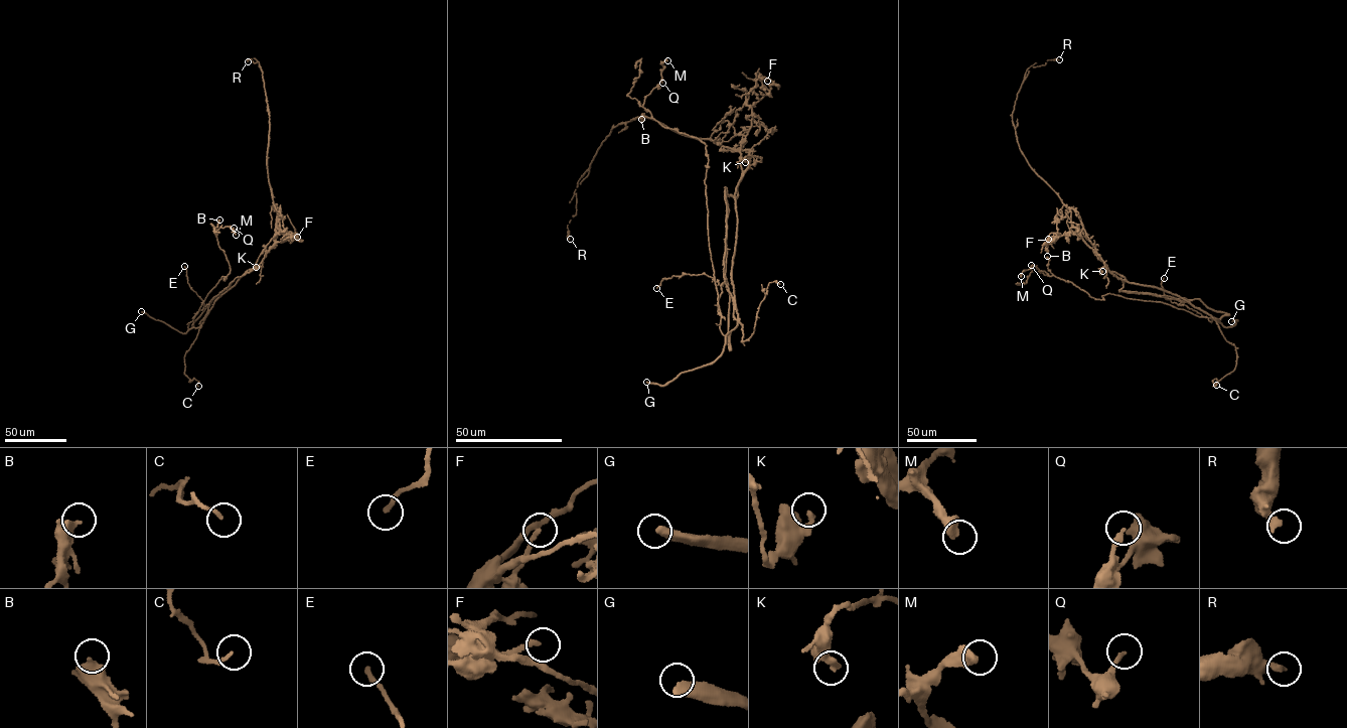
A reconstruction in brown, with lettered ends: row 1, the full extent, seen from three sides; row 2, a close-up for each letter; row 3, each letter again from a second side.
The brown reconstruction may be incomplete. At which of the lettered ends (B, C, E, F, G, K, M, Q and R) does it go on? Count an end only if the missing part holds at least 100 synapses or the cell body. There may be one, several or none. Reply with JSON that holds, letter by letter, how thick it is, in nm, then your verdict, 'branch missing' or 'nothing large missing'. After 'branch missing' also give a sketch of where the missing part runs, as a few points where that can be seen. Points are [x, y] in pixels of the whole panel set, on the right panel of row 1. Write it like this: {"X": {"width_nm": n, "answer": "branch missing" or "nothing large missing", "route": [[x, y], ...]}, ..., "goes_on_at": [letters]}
{"B": {"width_nm": 550, "answer": "nothing large missing"}, "C": {"width_nm": 130, "answer": "nothing large missing"}, "E": {"width_nm": 190, "answer": "nothing large missing"}, "F": {"width_nm": 180, "answer": "nothing large missing"}, "G": {"width_nm": 400, "answer": "branch missing", "route": [[1231, 321], [1218, 318], [1214, 310], [1217, 305]]}, "K": {"width_nm": 280, "answer": "nothing large missing"}, "M": {"width_nm": 550, "answer": "nothing large missing"}, "Q": {"width_nm": 190, "answer": "nothing large missing"}, "R": {"width_nm": 280, "answer": "nothing large missing"}, "goes_on_at": ["G"]}

